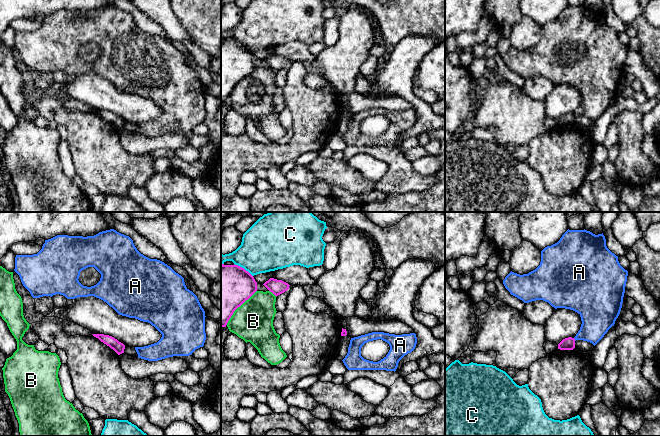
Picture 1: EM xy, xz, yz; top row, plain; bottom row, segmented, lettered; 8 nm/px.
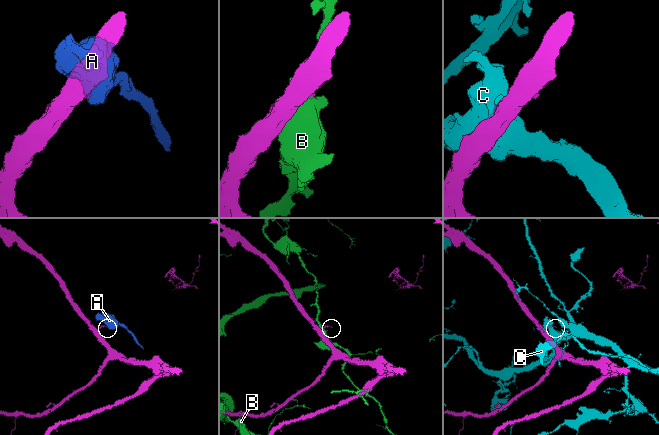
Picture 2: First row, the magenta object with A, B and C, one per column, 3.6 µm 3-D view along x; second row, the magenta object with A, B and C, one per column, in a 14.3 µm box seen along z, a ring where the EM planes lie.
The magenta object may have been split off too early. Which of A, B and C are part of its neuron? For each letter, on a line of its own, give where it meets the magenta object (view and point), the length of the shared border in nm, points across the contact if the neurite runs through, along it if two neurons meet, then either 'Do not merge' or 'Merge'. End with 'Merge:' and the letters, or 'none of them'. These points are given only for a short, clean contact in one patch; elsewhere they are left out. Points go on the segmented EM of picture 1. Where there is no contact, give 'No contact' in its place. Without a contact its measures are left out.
A: Touches magenta at yz (574, 339). Shared border 30 nm. Boundary: yz (573, 338), (575, 340). Do not merge
B: Touches magenta at xz (238, 306). Shared border 380 nm. Do not merge
C: Touches magenta at xz (243, 268). Shared border 190 nm. Do not merge
Merge: none of them

